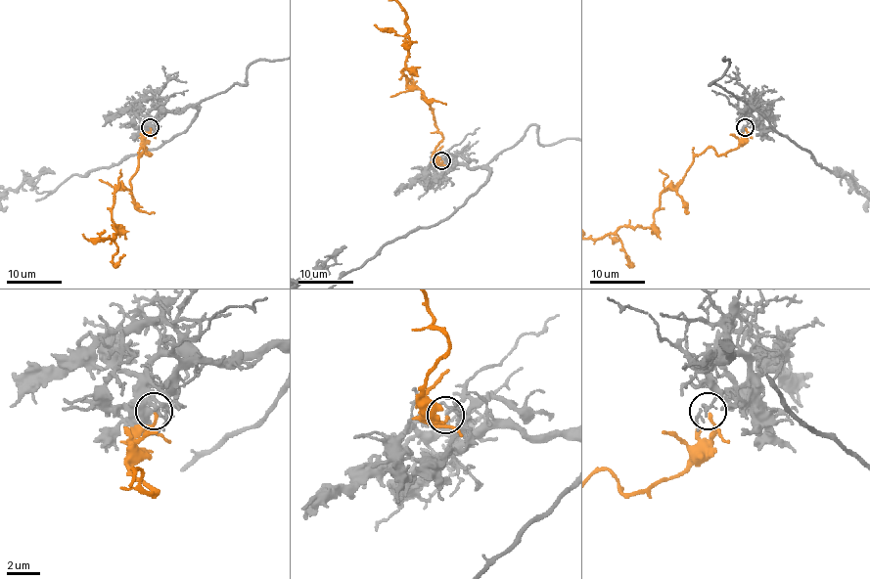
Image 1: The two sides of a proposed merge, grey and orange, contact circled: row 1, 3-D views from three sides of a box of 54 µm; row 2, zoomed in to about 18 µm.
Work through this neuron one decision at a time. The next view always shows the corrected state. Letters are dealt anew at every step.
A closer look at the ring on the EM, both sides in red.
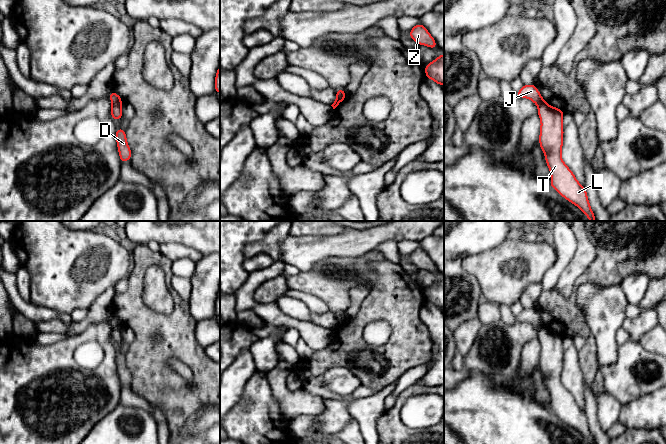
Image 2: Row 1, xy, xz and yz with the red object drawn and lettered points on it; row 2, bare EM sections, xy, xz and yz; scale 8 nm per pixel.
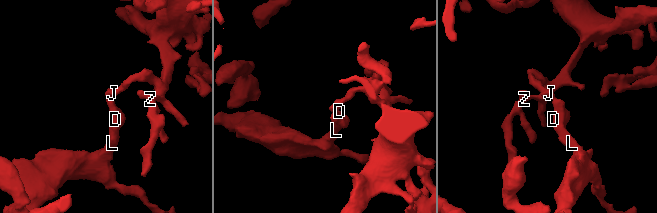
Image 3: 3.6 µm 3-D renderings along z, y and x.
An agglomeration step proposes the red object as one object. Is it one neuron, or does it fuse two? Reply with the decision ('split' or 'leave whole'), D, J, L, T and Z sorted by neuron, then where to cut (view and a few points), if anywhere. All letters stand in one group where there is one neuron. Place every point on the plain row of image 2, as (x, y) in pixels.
split; groups D L T / J Z; cut xy (120, 327), (113, 329)

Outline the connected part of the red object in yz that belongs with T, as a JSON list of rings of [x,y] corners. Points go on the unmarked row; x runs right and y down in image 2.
[[[543,326],[538,329],[537,337],[541,344],[539,368],[551,397],[550,410],[562,421],[579,431],[589,444],[596,444],[585,411],[576,404],[573,396],[561,382],[564,334]]]

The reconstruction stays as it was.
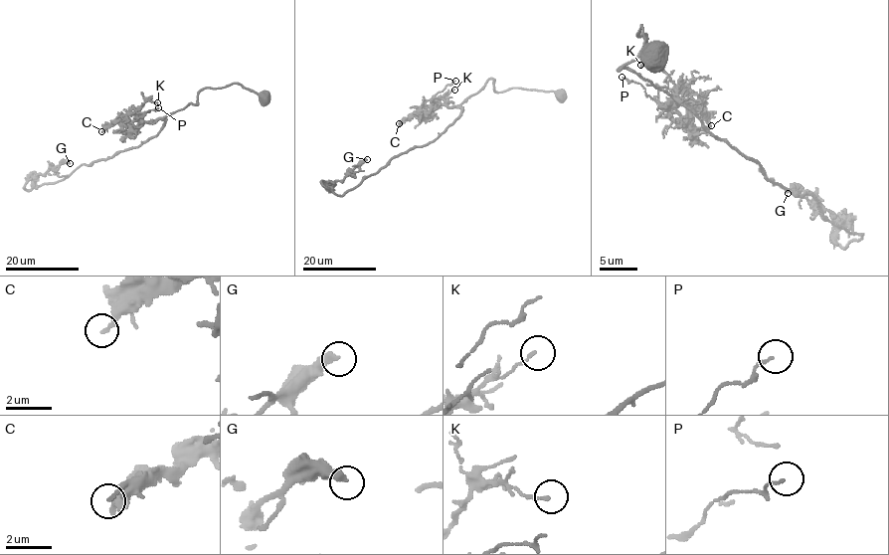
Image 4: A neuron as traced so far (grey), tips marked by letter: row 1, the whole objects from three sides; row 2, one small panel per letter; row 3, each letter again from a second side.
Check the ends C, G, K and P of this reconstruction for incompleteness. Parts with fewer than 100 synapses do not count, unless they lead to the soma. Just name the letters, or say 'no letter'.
no letter

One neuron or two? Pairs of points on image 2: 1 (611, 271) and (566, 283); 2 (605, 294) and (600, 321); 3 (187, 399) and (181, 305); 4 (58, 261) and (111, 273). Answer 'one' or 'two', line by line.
1: two
2: one
3: one
4: one

